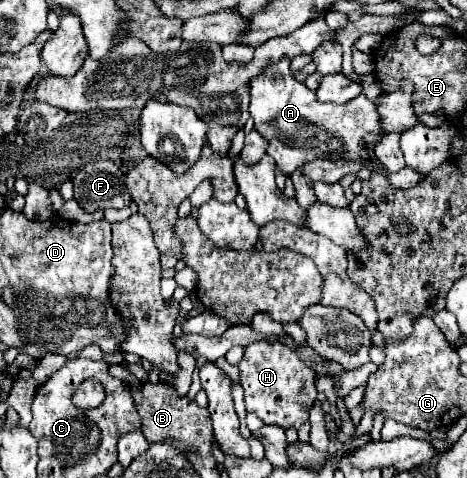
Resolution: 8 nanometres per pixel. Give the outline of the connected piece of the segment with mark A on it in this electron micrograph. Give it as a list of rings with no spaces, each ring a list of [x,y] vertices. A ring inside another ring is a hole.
[[[285,56],[279,62],[269,62],[265,70],[249,82],[249,114],[255,120],[255,130],[269,140],[267,154],[275,160],[281,174],[289,176],[295,166],[315,158],[369,158],[367,146],[373,148],[383,136],[377,106],[367,100],[365,94],[359,94],[345,104],[317,102],[315,92],[293,78],[289,62],[291,60]]]

